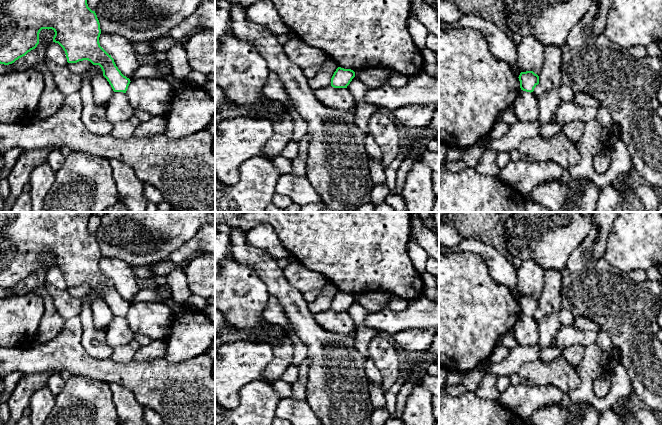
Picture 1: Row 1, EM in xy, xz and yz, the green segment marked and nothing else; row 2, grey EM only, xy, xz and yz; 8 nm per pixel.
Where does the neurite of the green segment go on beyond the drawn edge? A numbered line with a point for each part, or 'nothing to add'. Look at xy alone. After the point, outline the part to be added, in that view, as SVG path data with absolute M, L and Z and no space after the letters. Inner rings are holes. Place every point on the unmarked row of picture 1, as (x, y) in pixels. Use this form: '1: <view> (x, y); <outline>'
nothing to add

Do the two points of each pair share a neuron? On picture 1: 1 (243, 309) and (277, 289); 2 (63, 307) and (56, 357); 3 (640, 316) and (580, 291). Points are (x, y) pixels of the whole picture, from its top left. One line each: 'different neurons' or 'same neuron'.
1: different neurons
2: different neurons
3: same neuron

